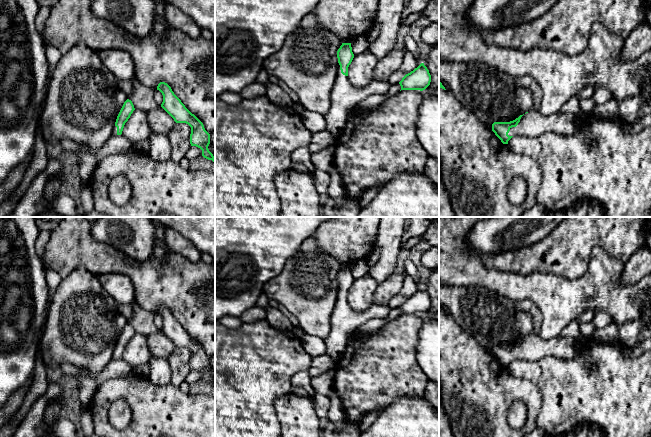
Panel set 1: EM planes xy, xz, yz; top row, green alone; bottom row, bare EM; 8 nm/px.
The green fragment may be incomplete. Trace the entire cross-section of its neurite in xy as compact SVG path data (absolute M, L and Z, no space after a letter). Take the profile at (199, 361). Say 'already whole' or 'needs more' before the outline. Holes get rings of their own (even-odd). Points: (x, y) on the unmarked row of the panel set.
already whole | M160 306L157 310L157 314L163 319L161 331L176 347L186 347L191 351L191 370L200 372L204 382L215 386L213 378L208 373L210 358L205 354L203 347L185 331L167 307Z

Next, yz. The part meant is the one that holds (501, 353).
needs more | M532 334L510 346L494 346L492 355L503 368L508 368L515 359L537 361L547 356L571 359L579 356L580 350L574 339L556 337L545 340Z

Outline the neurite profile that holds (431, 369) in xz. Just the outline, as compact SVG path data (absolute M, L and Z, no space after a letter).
M439 311L432 316L423 314L422 319L417 342L417 362L427 378L439 385Z

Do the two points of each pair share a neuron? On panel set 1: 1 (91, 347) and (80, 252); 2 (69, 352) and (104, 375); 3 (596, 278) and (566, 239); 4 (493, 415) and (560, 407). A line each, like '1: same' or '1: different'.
1: different
2: different
3: different
4: different

